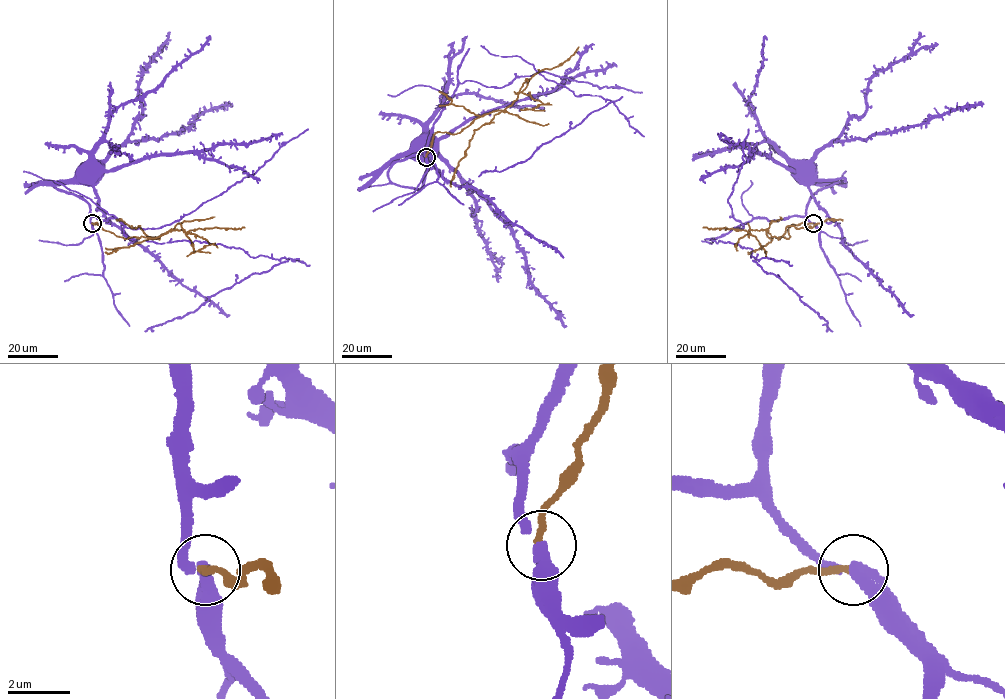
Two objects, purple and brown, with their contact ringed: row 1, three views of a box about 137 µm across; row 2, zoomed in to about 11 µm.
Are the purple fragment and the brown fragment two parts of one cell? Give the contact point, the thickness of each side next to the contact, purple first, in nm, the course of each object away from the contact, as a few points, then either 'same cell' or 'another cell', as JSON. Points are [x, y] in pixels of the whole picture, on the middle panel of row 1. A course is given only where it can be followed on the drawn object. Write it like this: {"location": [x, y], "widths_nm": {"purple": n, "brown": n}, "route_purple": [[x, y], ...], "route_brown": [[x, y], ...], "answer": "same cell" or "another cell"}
{"location": [426, 157], "widths_nm": {"purple": 340, "brown": 220}, "route_purple": [[426, 157], [423, 150], [397, 161], [388, 172], [389, 179], [401, 186], [422, 186], [428, 151], [422, 139]], "route_brown": [[426, 157], [436, 132], [459, 133], [475, 119], [501, 111], [474, 130], [451, 187]], "answer": "another cell"}

